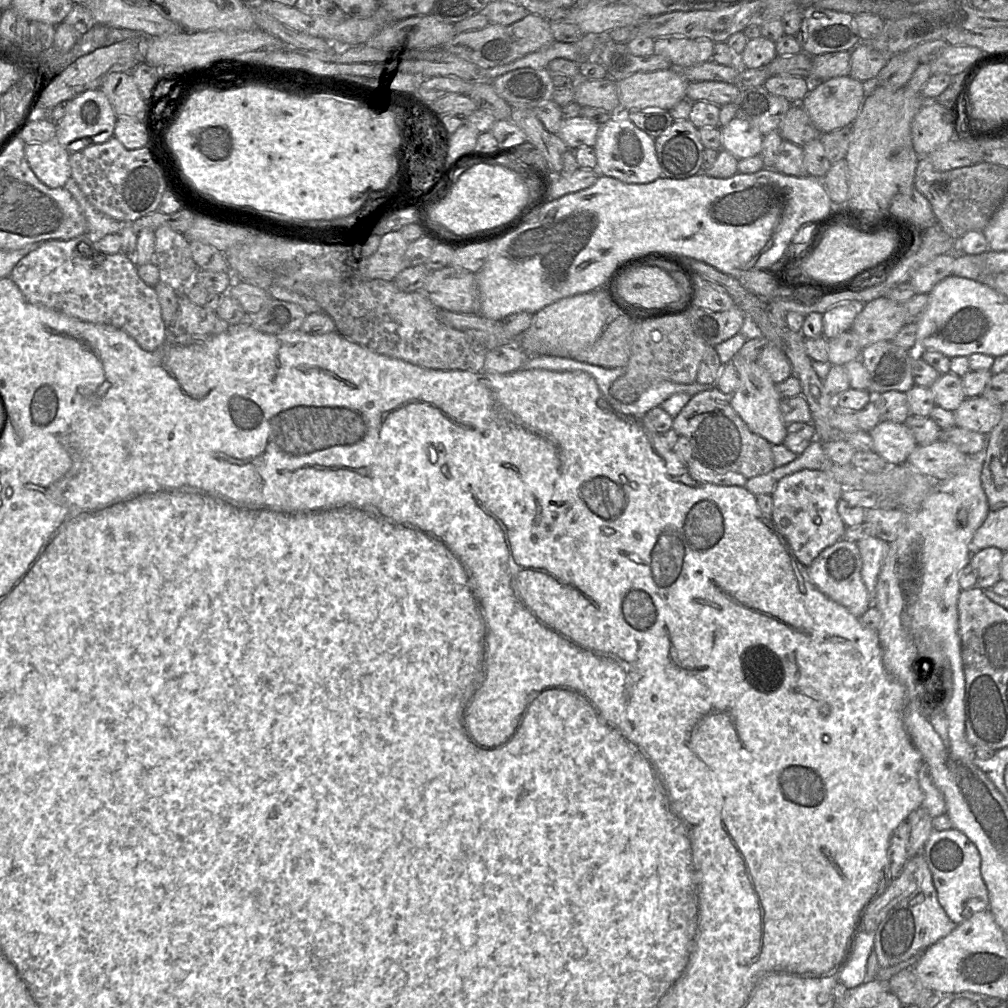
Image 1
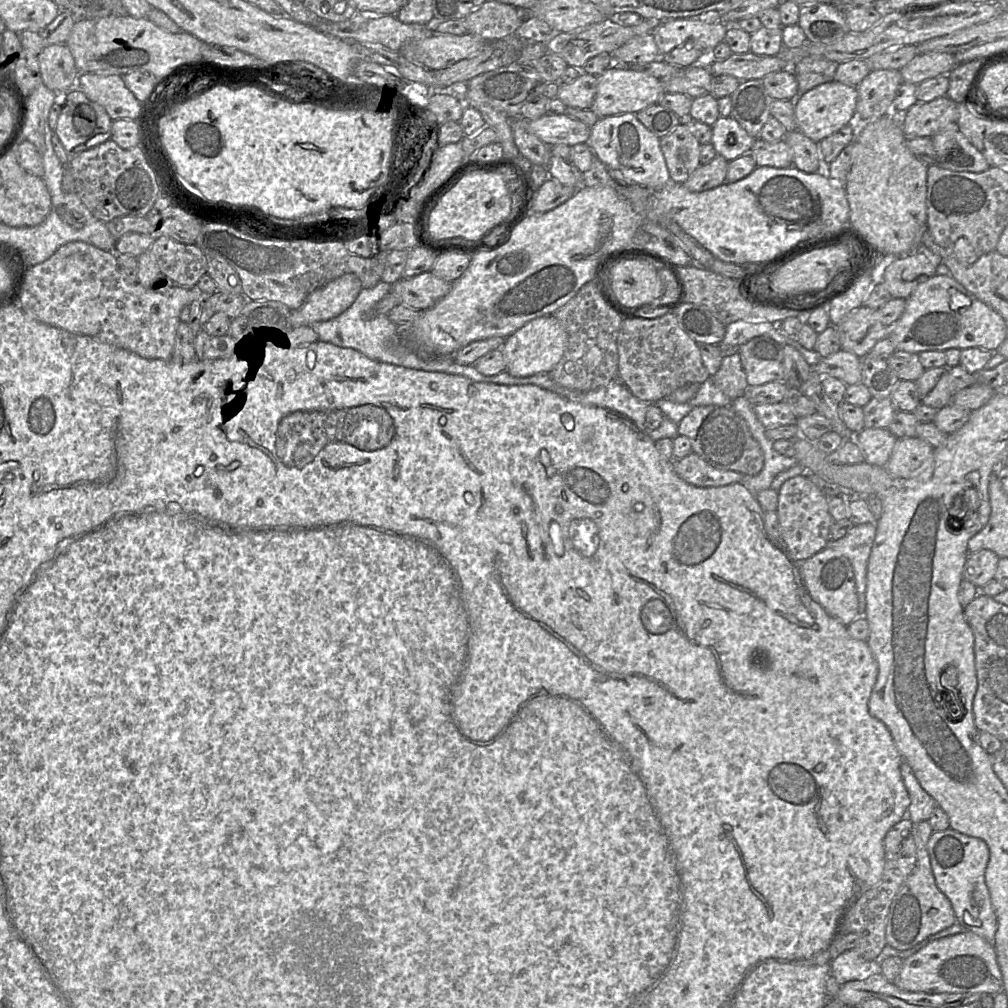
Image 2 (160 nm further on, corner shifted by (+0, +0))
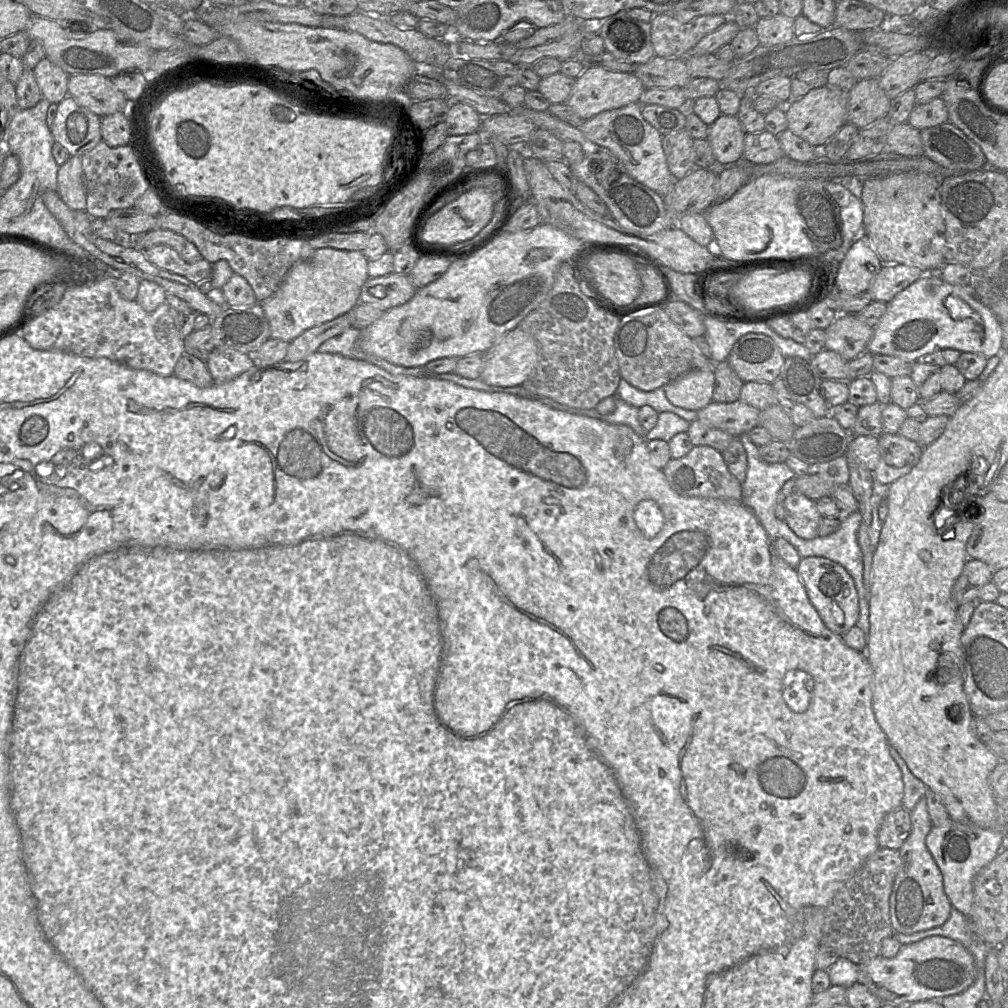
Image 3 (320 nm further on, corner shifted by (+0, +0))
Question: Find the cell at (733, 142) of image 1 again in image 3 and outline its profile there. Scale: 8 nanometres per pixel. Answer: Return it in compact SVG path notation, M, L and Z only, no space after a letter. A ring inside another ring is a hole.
M722 113L708 126L706 139L718 165L732 166L742 160L745 133L736 116Z

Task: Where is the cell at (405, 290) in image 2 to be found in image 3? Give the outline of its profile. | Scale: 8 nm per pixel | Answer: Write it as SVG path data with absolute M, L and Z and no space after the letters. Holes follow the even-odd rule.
M393 272L369 277L361 289L359 303L371 304L386 311L408 302L416 291L408 275Z

